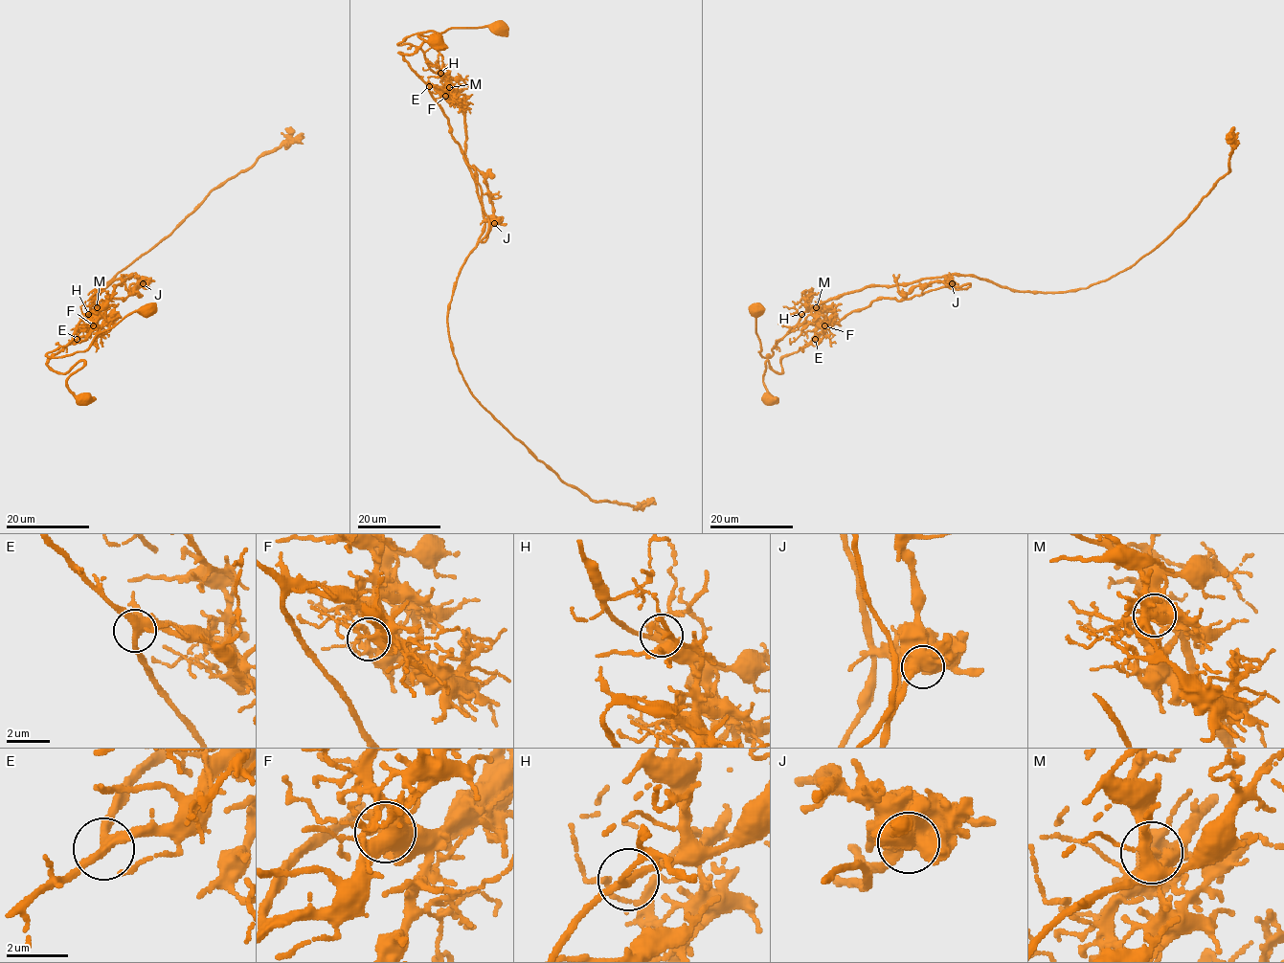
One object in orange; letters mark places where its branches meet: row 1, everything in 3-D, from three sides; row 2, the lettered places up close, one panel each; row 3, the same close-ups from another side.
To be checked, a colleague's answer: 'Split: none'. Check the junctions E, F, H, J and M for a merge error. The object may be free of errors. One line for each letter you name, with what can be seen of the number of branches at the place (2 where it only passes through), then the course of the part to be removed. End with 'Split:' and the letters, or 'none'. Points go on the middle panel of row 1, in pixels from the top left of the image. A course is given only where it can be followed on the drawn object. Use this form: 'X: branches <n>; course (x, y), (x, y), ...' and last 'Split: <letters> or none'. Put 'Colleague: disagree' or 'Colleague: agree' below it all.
M: branches 4; course (448, 88), (464, 116), (465, 159), (484, 222), (447, 314), (463, 380), (564, 482), (593, 500), (655, 503)
Split: M
Colleague: disagree

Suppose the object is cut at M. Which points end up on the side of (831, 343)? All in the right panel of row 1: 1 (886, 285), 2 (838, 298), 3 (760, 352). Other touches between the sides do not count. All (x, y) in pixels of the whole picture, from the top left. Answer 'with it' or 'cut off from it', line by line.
1: cut off from it
2: cut off from it
3: cut off from it

